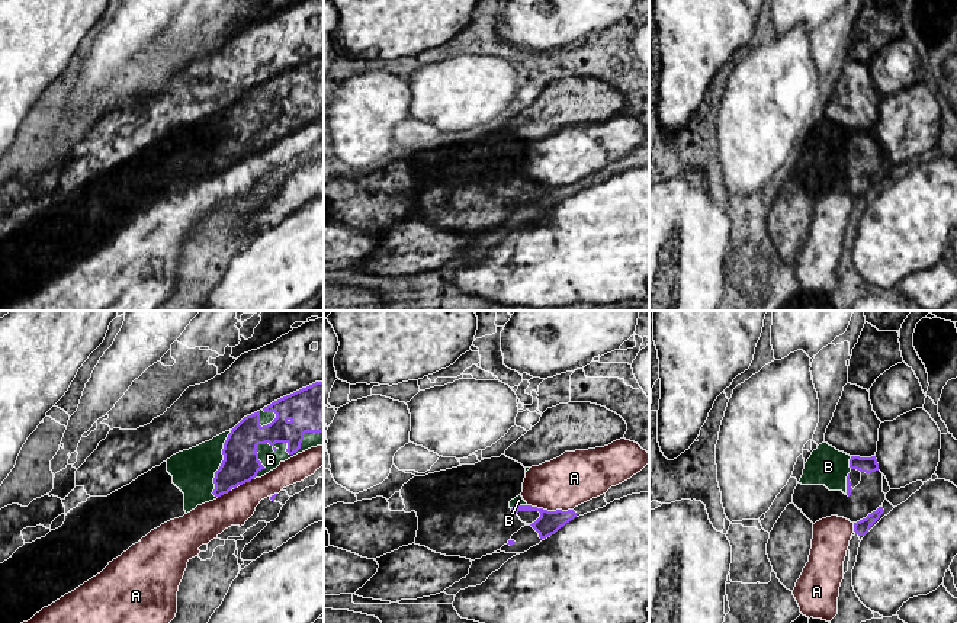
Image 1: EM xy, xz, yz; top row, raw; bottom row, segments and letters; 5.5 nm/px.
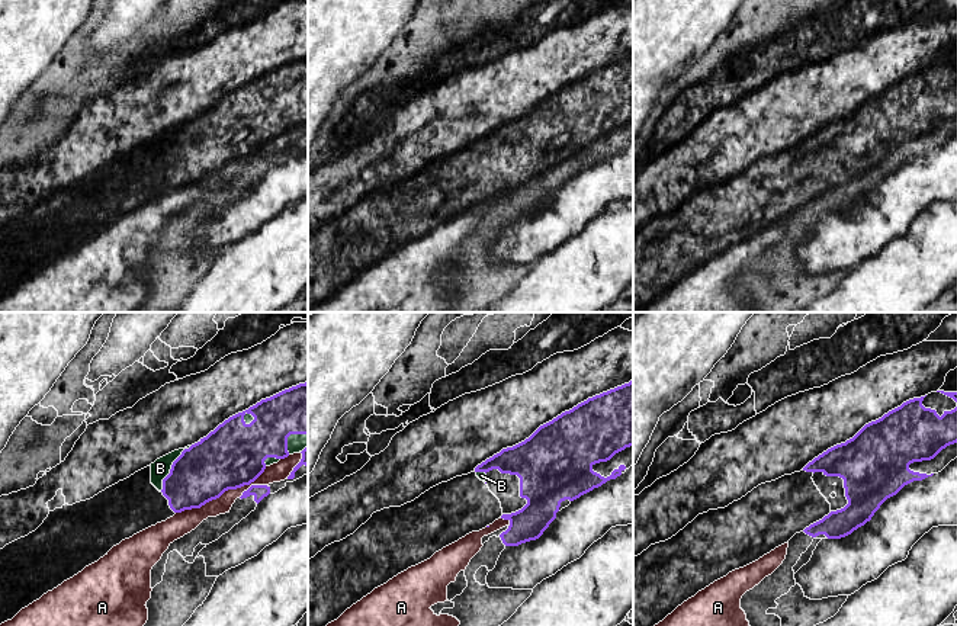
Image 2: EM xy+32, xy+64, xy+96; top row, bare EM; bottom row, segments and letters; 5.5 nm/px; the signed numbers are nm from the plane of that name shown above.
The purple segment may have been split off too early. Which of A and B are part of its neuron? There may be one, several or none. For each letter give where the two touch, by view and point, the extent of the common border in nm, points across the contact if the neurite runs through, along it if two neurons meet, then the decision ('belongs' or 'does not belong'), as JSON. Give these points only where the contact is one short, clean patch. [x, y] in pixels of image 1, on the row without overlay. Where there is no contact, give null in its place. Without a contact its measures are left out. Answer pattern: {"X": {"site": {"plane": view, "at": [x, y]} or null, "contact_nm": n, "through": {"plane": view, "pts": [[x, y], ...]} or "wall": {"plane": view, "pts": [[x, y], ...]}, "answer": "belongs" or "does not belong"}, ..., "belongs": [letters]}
{"A": {"site": {"plane": "xz", "at": [551, 186]}, "contact_nm": 260, "answer": "does not belong"}, "B": {"site": {"plane": "xy", "at": [281, 116]}, "contact_nm": 460, "answer": "does not belong"}, "belongs": []}

